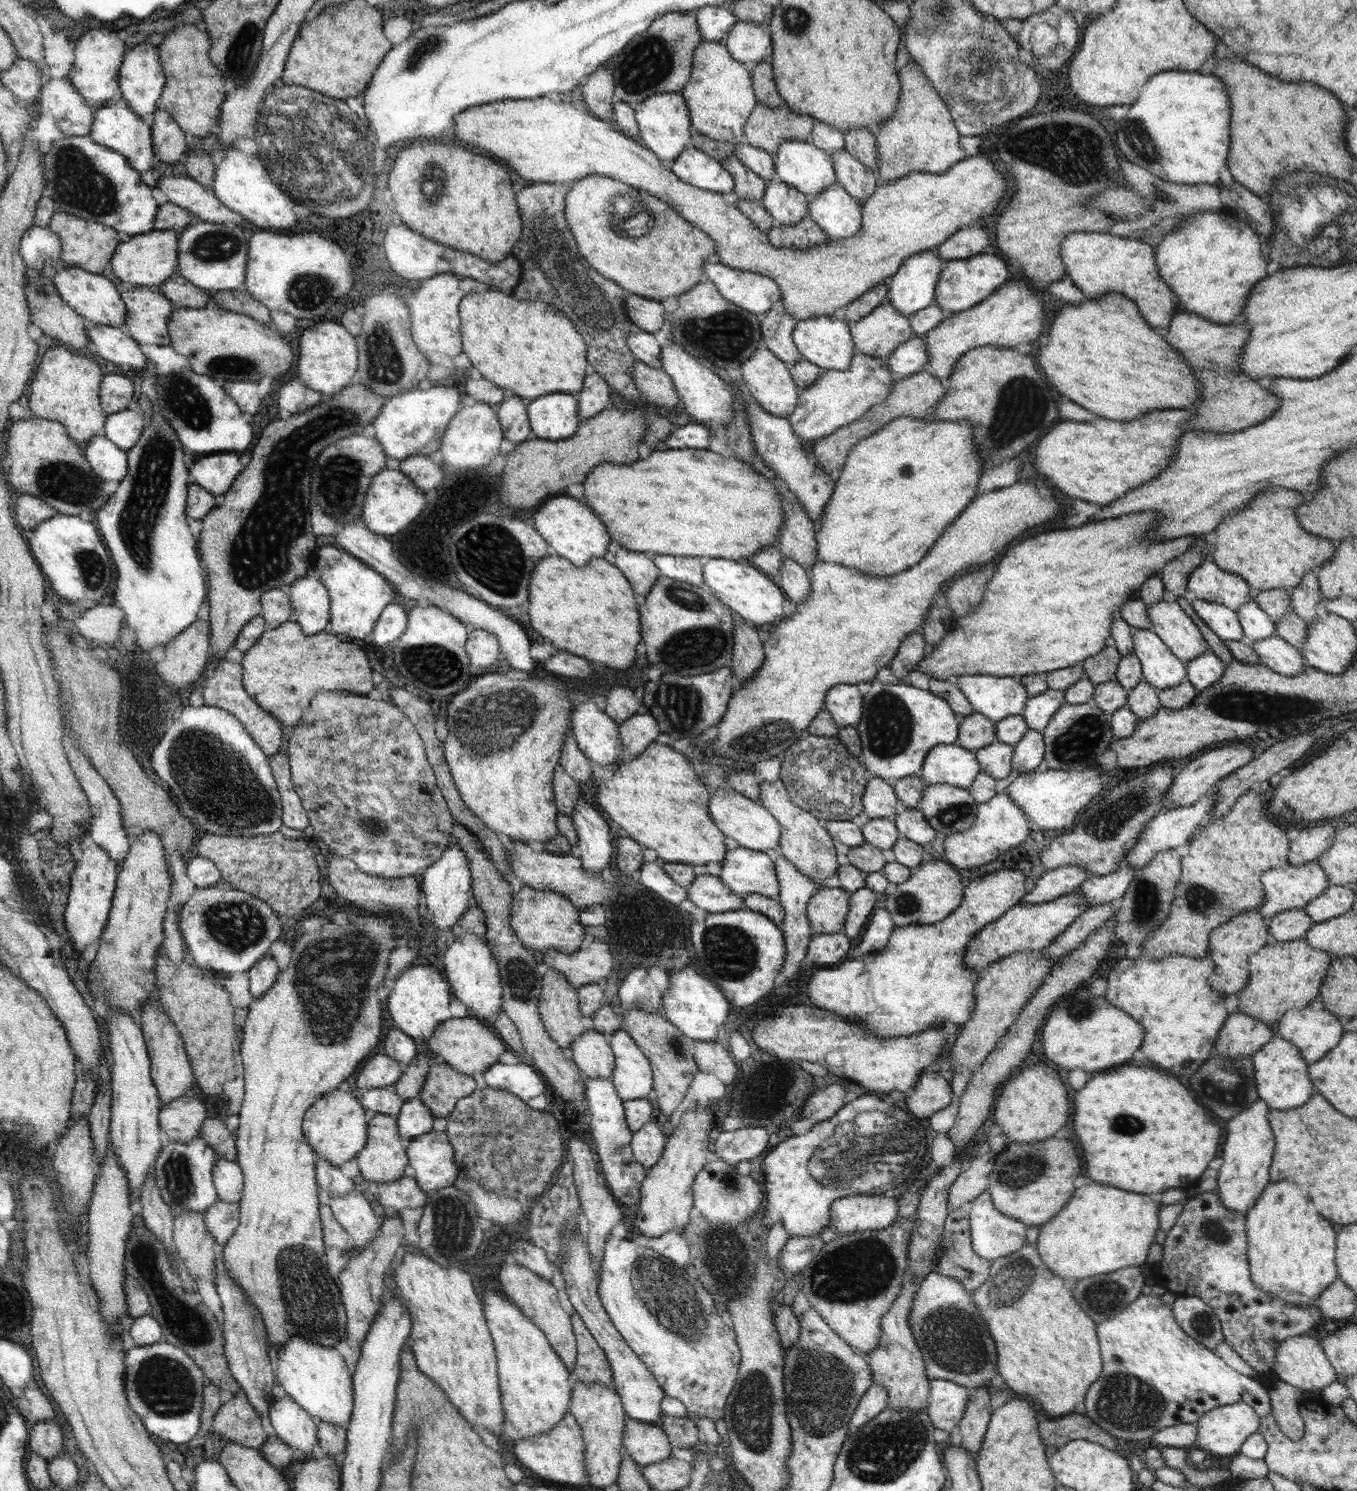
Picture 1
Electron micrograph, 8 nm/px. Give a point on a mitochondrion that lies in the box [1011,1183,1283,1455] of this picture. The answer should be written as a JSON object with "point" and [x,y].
{"point":[1128,1404]}

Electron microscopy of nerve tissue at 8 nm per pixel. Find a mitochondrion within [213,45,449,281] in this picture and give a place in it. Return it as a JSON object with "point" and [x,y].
{"point":[325,138]}

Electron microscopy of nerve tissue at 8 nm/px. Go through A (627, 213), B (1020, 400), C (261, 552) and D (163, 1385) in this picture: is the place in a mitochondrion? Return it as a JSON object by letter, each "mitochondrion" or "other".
{"A":"mitochondrion","B":"mitochondrion","C":"mitochondrion","D":"mitochondrion"}

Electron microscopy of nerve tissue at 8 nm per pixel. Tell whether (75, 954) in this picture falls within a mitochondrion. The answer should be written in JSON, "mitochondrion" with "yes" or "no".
{"mitochondrion":"no"}

